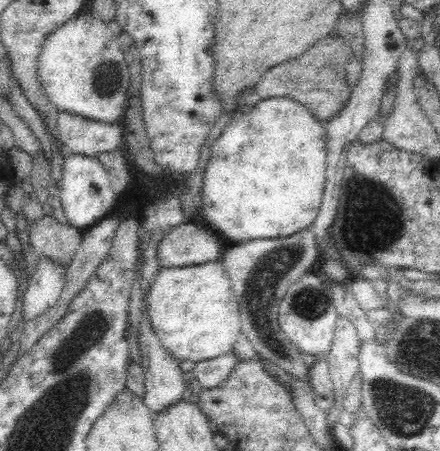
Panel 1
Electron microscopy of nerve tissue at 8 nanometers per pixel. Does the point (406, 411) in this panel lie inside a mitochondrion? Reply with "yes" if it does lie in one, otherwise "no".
yes

